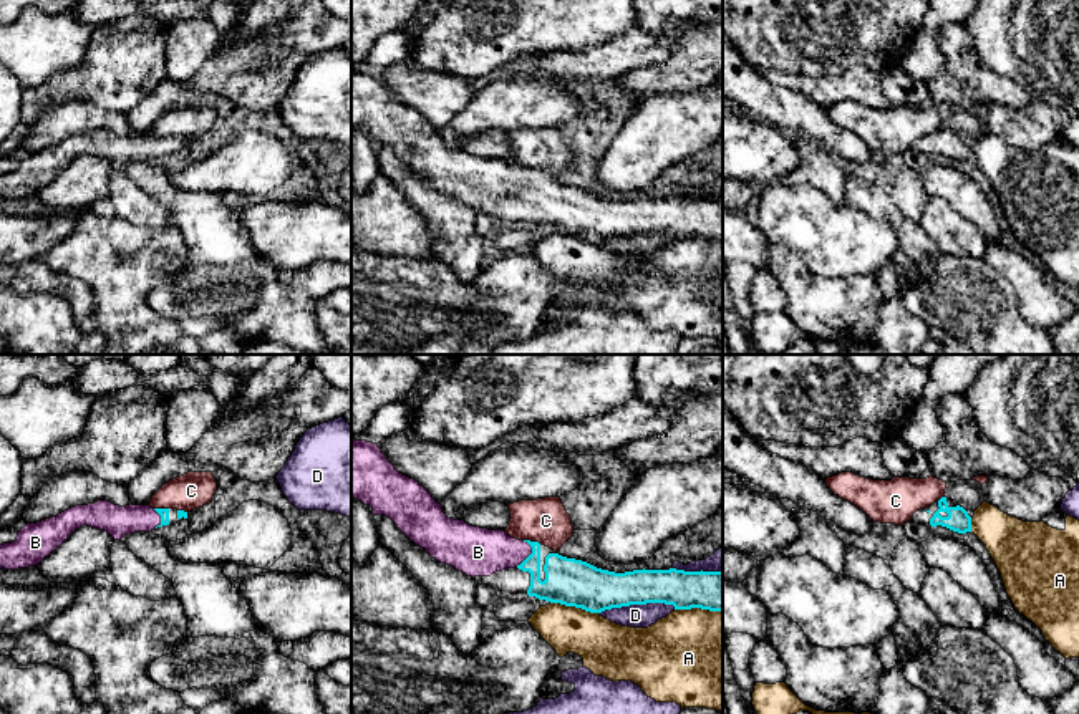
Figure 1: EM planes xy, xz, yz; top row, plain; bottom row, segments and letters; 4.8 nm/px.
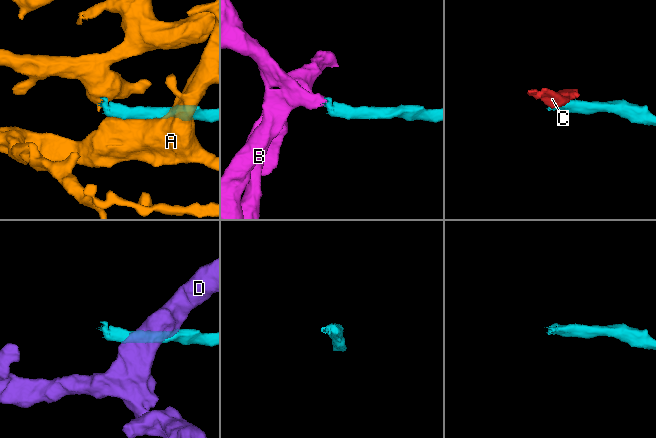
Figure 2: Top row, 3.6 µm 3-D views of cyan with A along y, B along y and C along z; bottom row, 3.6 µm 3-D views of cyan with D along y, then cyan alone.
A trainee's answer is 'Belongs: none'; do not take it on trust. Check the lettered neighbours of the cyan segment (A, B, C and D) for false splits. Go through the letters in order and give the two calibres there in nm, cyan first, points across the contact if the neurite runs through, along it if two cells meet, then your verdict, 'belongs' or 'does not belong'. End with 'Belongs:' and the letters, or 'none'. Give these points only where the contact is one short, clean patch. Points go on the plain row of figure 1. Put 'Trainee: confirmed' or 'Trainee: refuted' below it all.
A: 220/240 nm | does not belong
B: 220/240 nm | across xz (569, 211), (542, 211), (531, 183), (479, 181) | belongs
C: 220/220 nm | along xz (524, 168), (541, 173) | does not belong
D: 220/110 nm | does not belong
Belongs: B
Trainee: refuted

